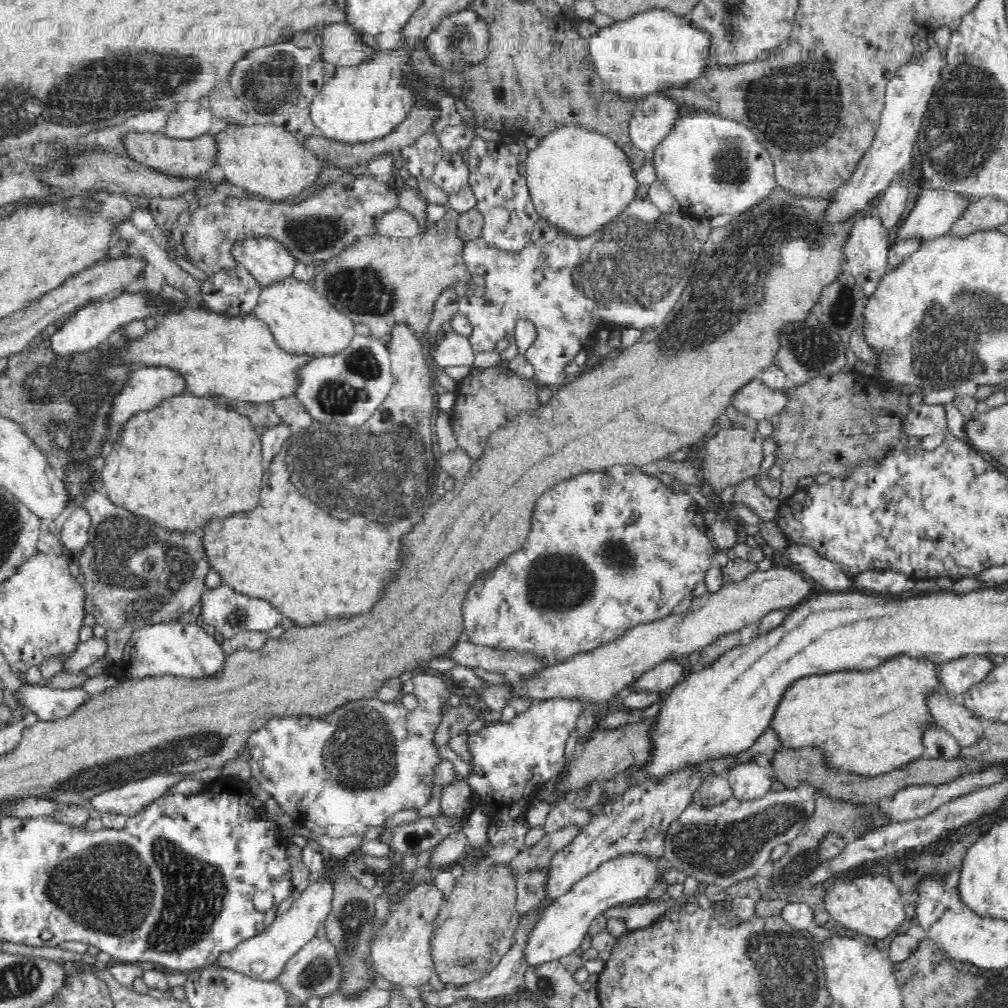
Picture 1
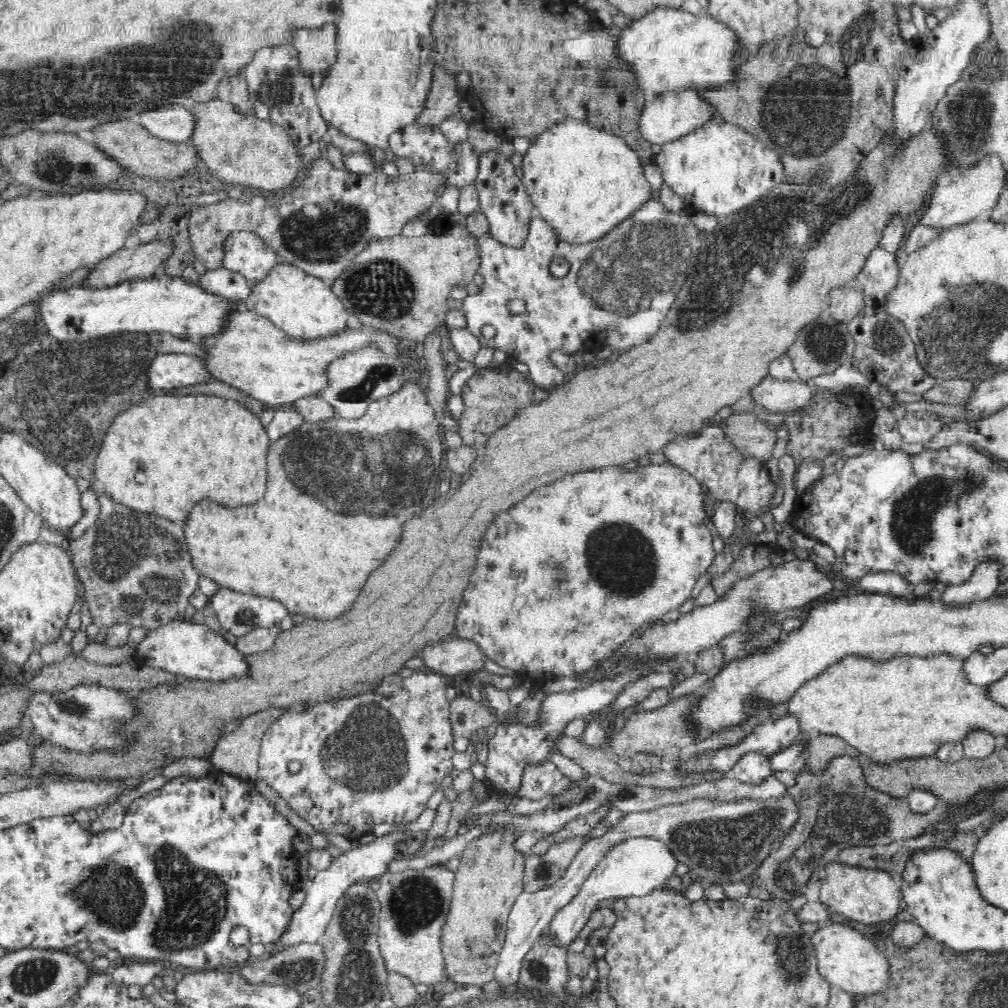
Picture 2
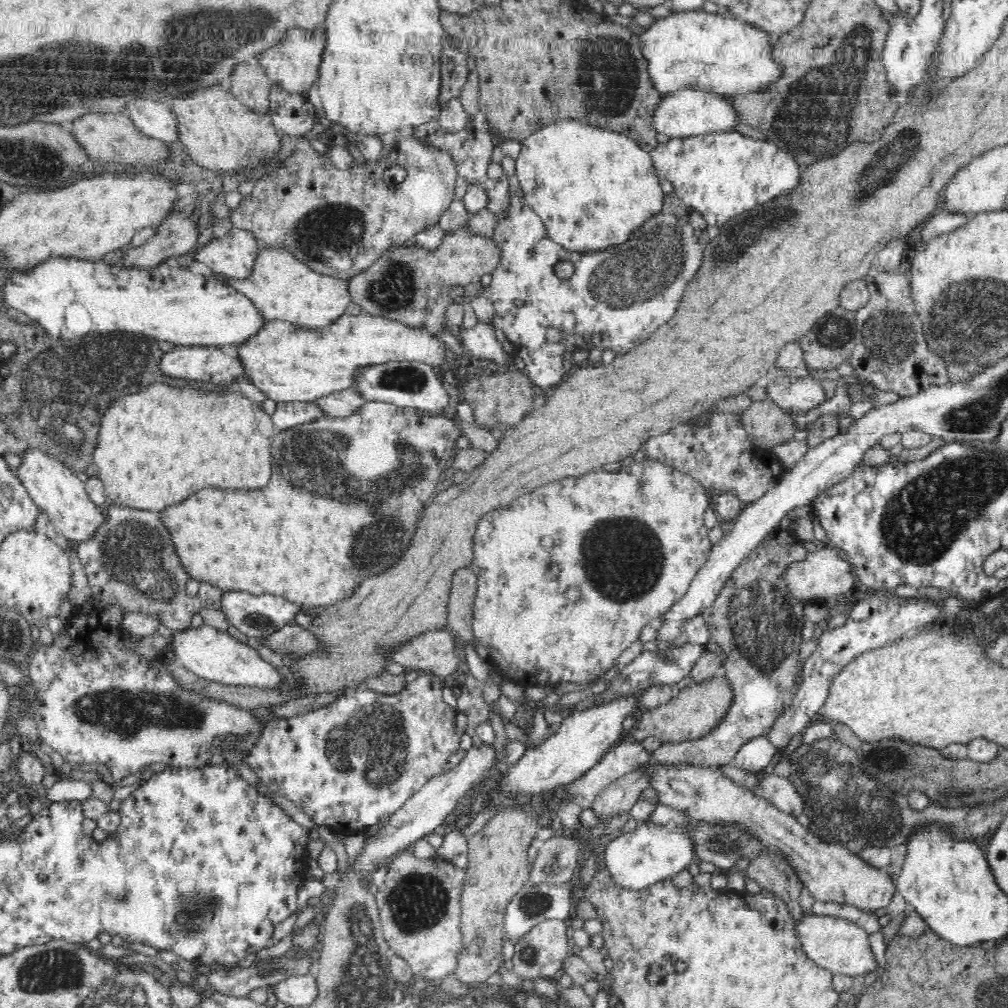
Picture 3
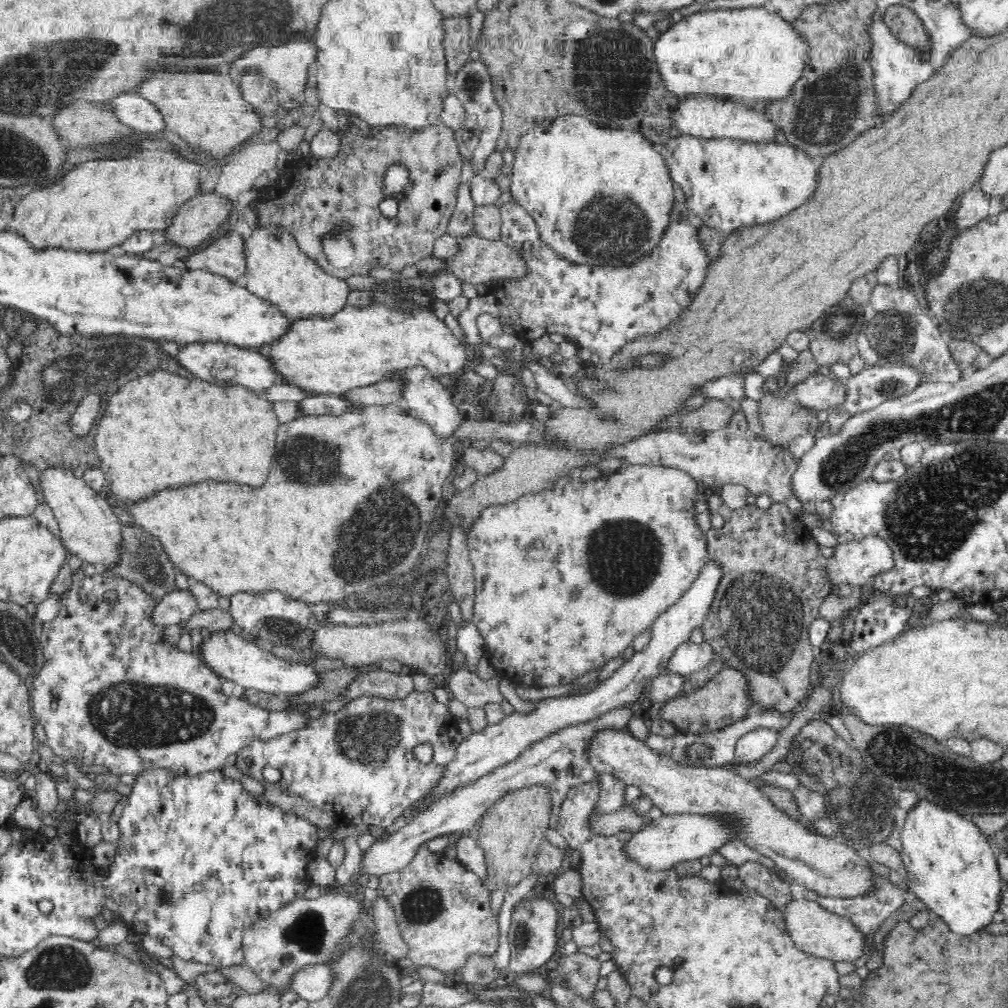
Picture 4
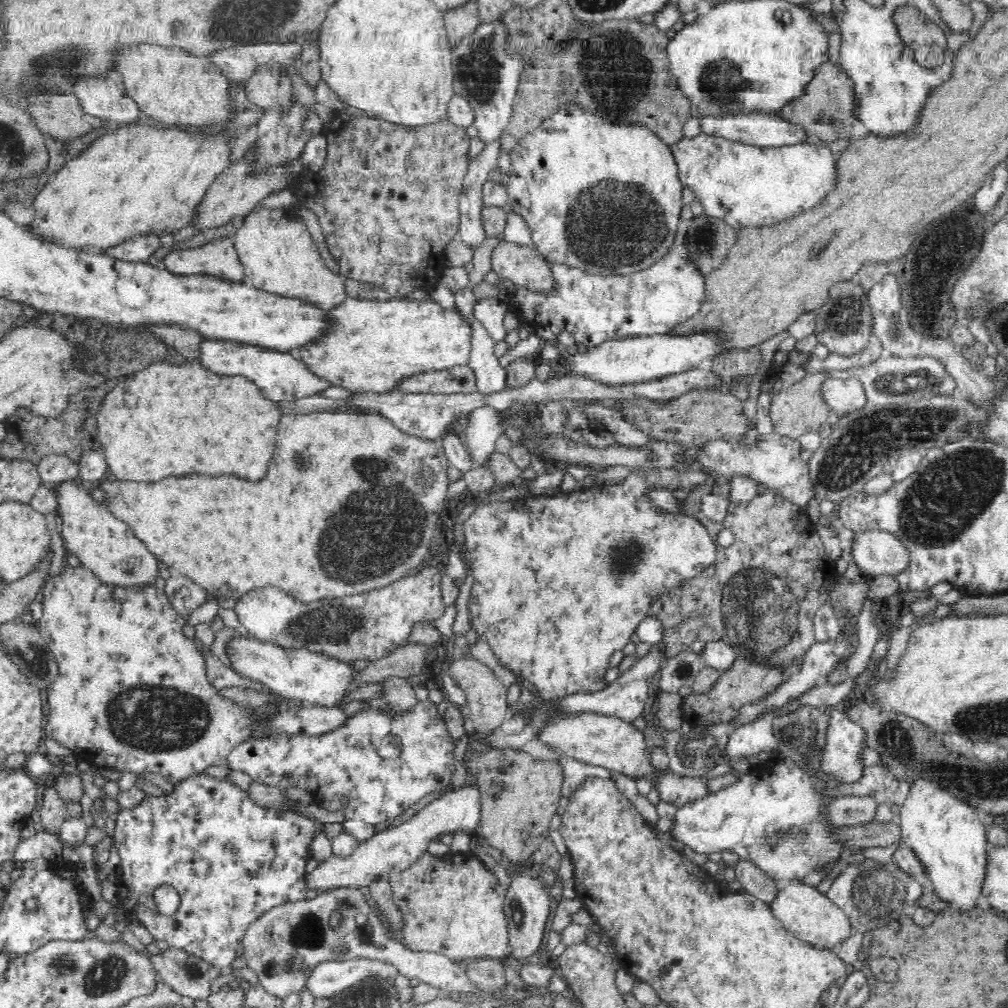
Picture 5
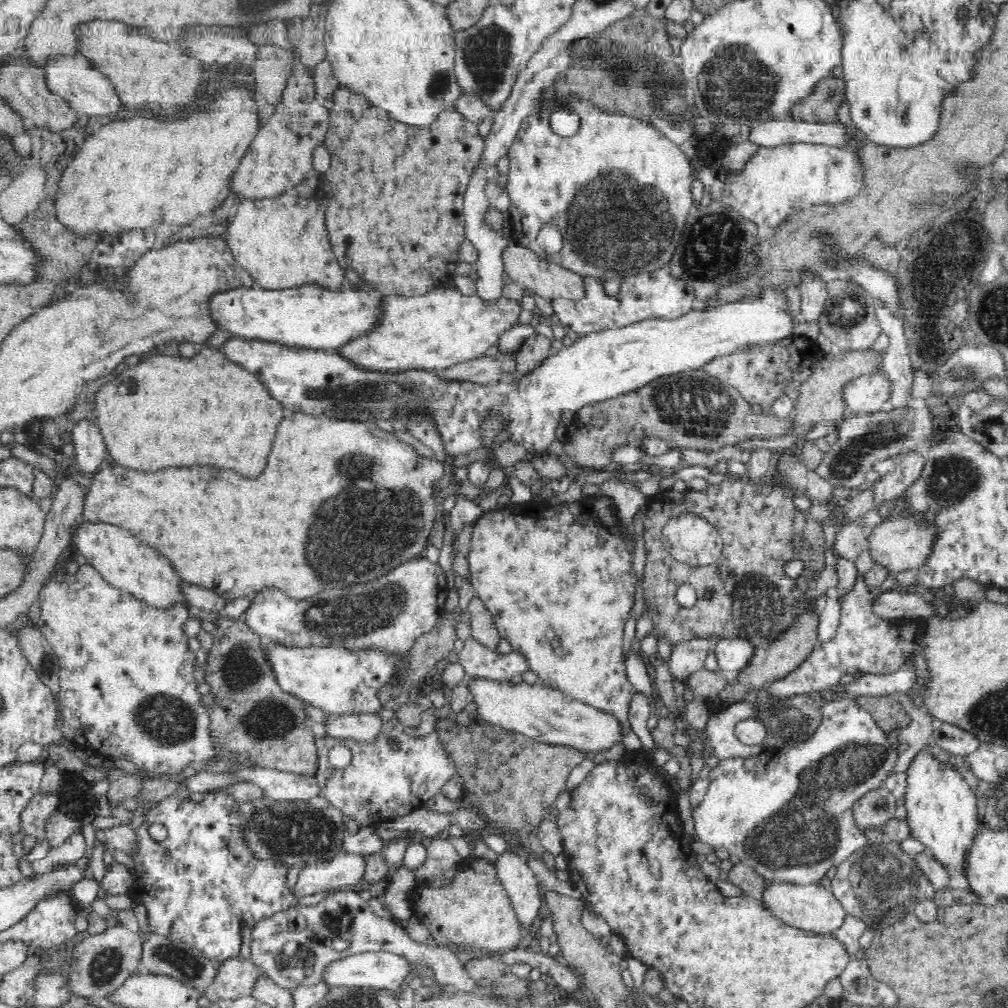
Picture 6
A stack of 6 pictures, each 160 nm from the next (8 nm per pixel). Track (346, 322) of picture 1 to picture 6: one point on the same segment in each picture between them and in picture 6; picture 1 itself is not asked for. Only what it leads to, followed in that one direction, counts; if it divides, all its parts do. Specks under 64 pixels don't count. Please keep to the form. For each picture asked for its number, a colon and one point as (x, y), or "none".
2: (302, 305)
3: (283, 287)
4: (276, 268)
5: (278, 254)
6: (283, 242)

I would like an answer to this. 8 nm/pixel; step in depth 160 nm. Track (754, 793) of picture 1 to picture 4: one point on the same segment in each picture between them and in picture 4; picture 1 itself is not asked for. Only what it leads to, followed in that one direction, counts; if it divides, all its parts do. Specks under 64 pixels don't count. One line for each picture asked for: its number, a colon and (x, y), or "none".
2: (751, 766)
3: (754, 755)
4: (750, 747)

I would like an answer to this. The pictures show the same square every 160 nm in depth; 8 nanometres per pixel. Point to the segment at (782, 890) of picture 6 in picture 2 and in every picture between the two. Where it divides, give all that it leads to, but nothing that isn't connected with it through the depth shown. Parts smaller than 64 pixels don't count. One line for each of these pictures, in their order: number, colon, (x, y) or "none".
2: (846, 958)
3: (837, 944)
4: (813, 928)
5: (807, 911)

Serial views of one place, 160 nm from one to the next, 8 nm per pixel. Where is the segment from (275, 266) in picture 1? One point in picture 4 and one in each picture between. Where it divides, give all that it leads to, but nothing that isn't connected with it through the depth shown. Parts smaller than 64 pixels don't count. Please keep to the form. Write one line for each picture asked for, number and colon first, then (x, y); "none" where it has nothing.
2: (243, 252)
3: (233, 255)
4: (224, 256)

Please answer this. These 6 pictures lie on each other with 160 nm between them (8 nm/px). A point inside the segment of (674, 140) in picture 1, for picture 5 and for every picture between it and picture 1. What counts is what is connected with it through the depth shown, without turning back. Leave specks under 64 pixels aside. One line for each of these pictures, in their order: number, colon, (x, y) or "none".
2: (719, 169)
3: (722, 176)
4: (730, 184)
5: (748, 186)

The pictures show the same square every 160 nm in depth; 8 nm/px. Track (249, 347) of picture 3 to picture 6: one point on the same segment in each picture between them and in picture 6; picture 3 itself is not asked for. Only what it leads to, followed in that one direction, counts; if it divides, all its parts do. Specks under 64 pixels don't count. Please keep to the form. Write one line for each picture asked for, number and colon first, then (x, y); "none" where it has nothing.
4: (355, 347)
5: (372, 346)
6: (442, 328)

